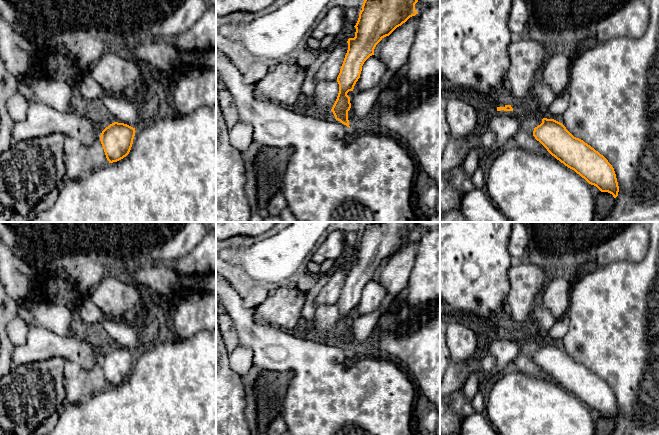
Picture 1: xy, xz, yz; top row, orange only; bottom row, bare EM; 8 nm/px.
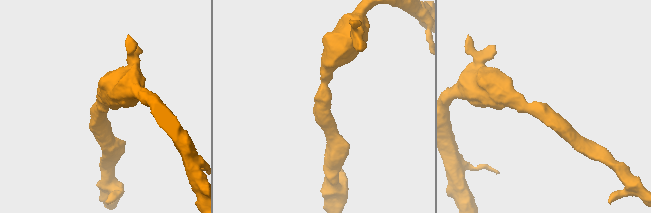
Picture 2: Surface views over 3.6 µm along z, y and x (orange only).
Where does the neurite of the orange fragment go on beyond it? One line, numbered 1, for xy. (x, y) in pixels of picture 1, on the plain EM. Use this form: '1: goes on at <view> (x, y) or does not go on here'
1: does not go on here

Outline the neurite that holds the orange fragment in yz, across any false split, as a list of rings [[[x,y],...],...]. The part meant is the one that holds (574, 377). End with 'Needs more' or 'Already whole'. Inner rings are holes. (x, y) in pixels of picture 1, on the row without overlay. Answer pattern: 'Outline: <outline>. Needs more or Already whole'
Outline: [[[543,342],[542,347],[534,352],[533,360],[552,380],[589,408],[614,422],[618,420],[619,410],[612,389],[590,369],[574,361],[562,347]]]. Already whole

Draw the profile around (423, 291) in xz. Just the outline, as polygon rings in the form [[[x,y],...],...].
[[[440,229],[418,236],[418,249],[408,286],[398,312],[401,325],[413,327],[430,321],[431,307],[440,302]]]

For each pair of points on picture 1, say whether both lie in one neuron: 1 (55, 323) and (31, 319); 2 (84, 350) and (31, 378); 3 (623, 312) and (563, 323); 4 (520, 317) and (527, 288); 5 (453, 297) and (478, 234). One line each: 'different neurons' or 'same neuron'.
1: same neuron
2: different neurons
3: different neurons
4: same neuron
5: same neuron

